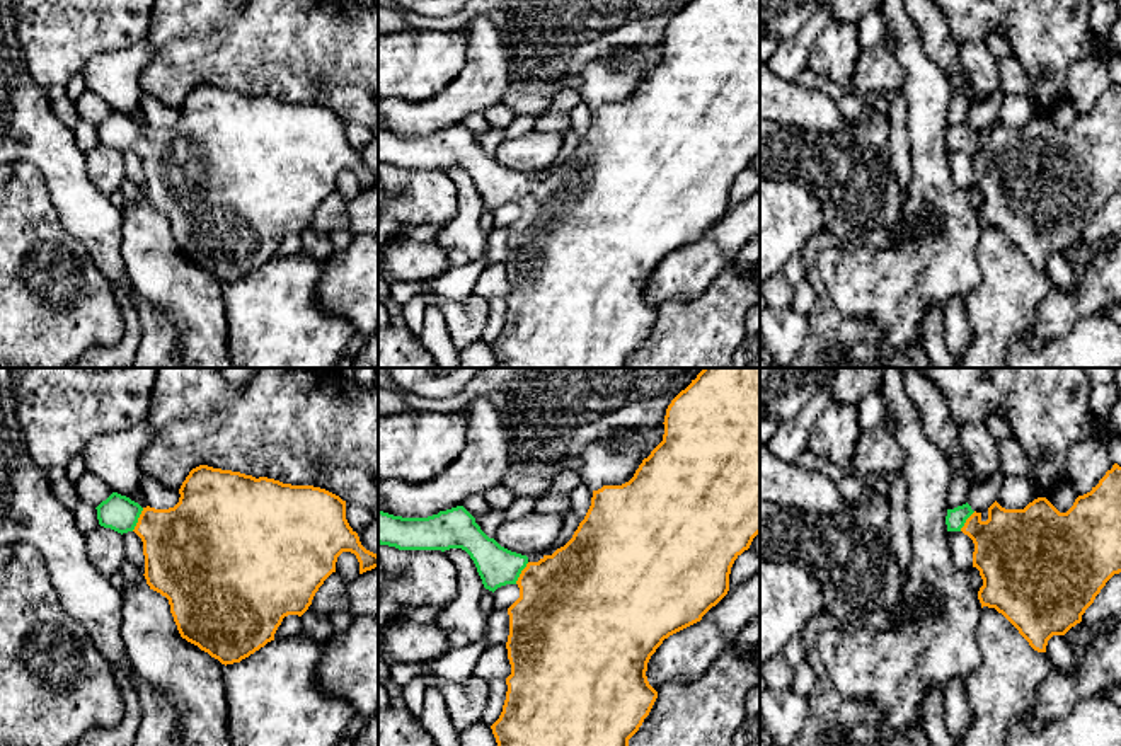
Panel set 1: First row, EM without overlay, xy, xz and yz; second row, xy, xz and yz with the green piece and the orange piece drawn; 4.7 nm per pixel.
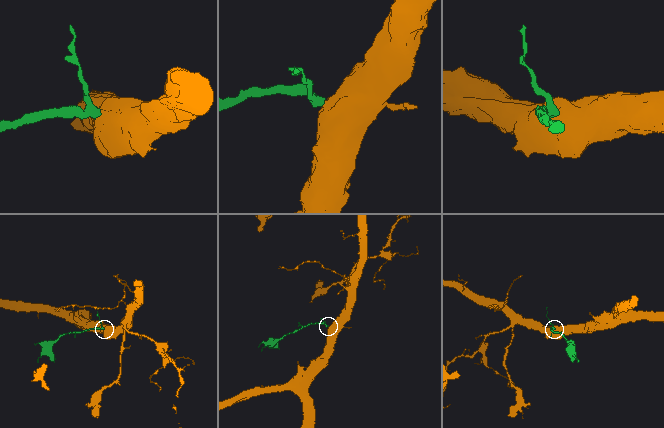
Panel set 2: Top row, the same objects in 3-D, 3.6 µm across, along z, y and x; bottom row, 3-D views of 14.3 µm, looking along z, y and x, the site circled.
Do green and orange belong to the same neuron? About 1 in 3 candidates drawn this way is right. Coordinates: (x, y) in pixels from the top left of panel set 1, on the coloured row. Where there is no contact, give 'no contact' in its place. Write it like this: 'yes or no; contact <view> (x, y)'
yes; contact xy (137, 520)

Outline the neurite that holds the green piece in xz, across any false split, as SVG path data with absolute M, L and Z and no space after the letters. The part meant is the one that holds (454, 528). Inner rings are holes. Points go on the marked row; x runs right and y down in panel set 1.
M704 368L692 383L668 405L663 441L642 460L634 477L622 485L603 485L593 491L591 506L572 538L552 555L530 562L526 555L501 547L489 538L475 518L457 506L428 518L402 518L378 509L378 543L399 550L450 550L462 548L474 560L482 584L496 591L506 584L520 588L520 598L508 608L509 635L506 642L511 674L506 678L508 691L499 719L491 726L497 746L629 746L649 715L658 691L649 685L646 671L651 656L670 635L697 623L729 591L729 574L734 560L750 548L760 533L760 368Z

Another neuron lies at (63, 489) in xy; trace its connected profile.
M66 477L51 482L51 492L68 509L73 509L80 502L75 485Z

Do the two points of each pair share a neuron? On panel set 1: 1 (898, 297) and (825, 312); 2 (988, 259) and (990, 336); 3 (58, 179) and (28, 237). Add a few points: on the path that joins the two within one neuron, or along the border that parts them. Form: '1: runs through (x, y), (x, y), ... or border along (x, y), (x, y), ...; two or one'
1: border along (823, 286), (842, 315), (868, 317), (874, 324); two
2: runs through (990, 278), (990, 317); one
3: border along (28, 160), (41, 174), (58, 218), (67, 230); two

